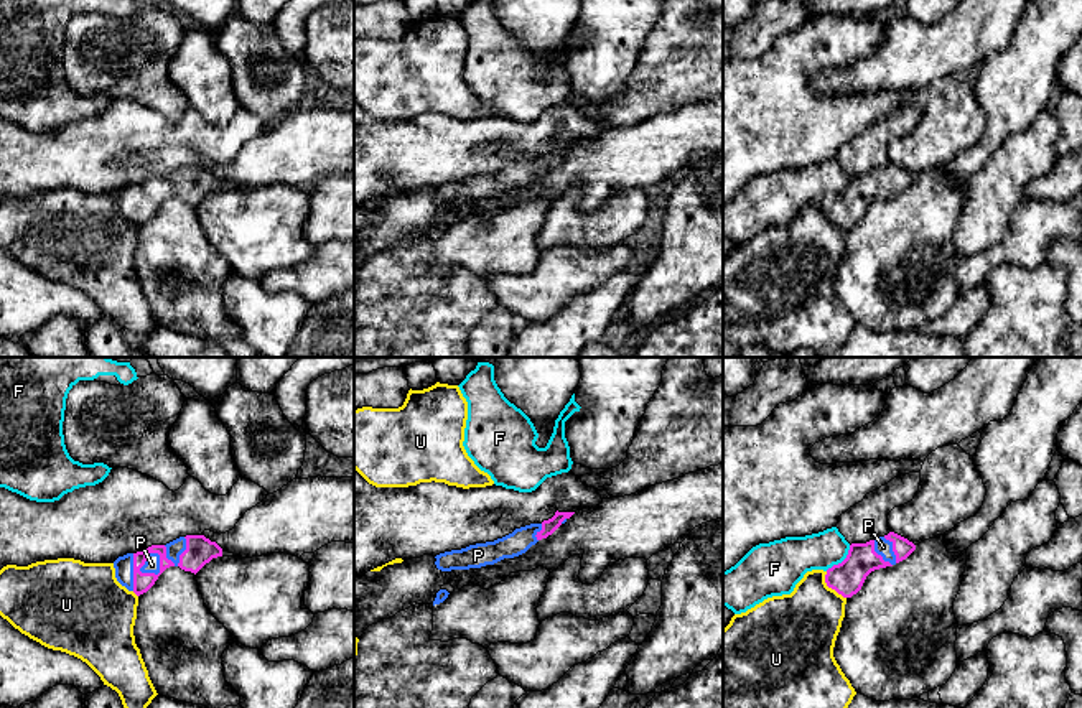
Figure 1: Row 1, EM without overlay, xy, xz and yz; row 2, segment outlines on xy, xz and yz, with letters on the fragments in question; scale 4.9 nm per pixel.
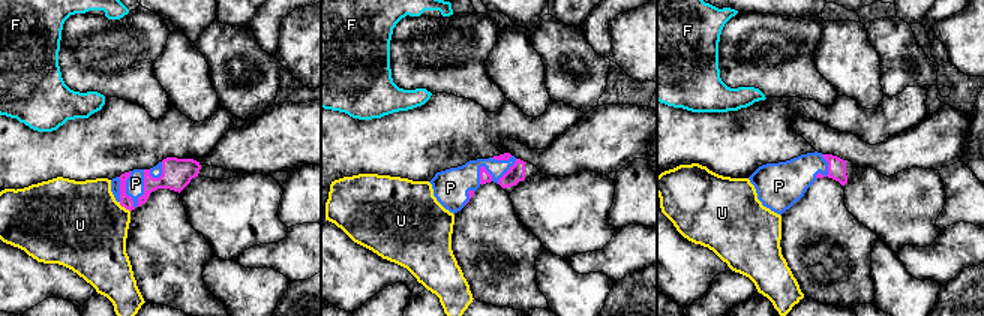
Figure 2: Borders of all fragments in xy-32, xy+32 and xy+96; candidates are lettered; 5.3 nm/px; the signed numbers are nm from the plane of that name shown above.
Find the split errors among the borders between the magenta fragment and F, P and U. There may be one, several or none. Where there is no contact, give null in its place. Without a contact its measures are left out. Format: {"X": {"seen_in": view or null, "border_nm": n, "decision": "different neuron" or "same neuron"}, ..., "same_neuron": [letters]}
{"F": {"seen_in": "yz", "border_nm": 180, "decision": "different neuron"}, "P": {"seen_in": "xy", "border_nm": 130, "decision": "same neuron"}, "U": {"seen_in": "yz", "border_nm": 170, "decision": "different neuron"}, "same_neuron": ["P"]}

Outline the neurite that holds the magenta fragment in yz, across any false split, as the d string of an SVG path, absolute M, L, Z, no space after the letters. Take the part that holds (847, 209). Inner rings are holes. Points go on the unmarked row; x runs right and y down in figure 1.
M894 163L866 175L851 175L846 189L827 201L825 214L843 229L851 229L871 203L893 198L914 181L912 173Z

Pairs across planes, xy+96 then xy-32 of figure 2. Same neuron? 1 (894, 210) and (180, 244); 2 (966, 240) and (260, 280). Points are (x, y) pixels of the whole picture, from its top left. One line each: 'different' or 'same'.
1: different
2: different

